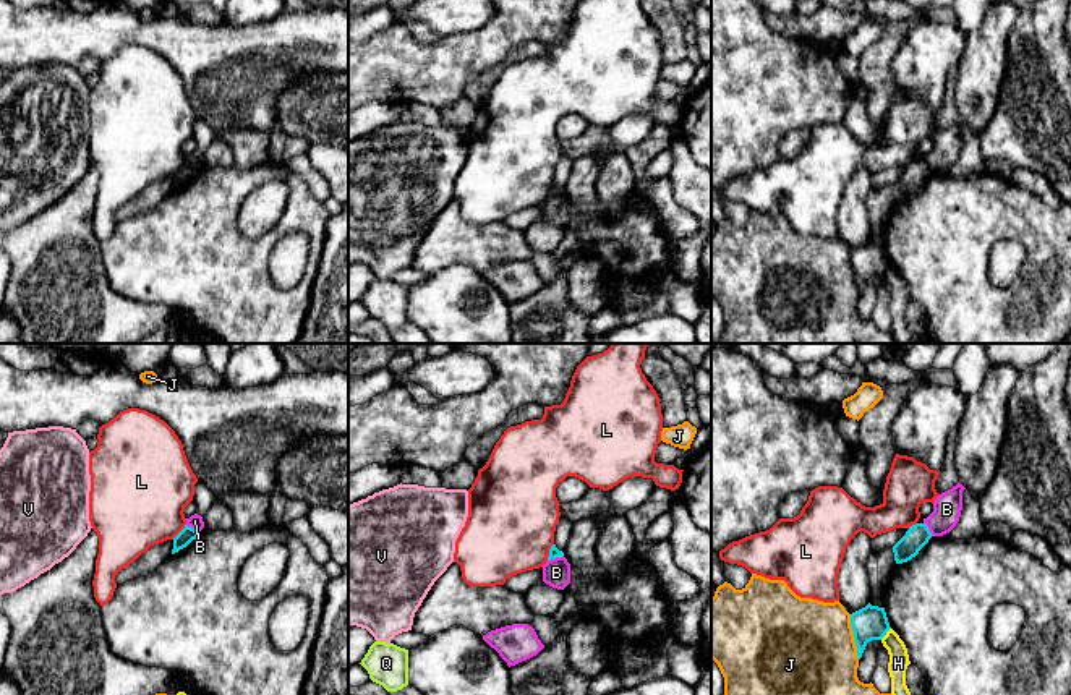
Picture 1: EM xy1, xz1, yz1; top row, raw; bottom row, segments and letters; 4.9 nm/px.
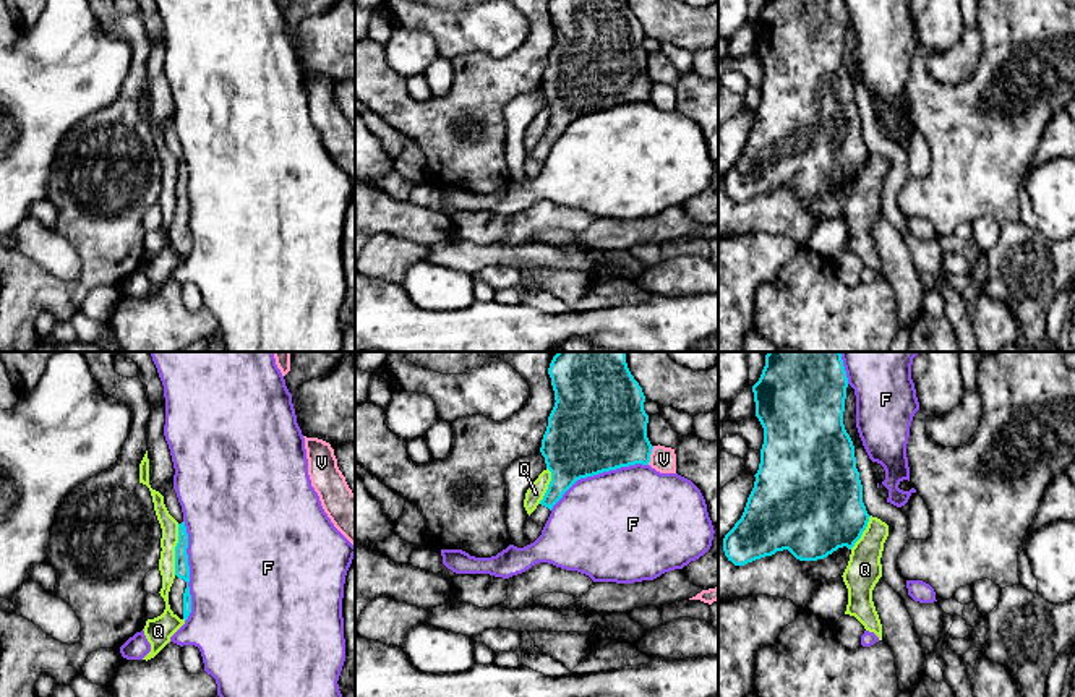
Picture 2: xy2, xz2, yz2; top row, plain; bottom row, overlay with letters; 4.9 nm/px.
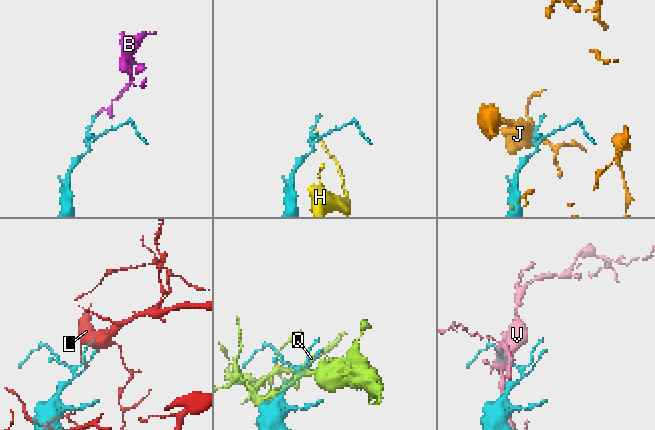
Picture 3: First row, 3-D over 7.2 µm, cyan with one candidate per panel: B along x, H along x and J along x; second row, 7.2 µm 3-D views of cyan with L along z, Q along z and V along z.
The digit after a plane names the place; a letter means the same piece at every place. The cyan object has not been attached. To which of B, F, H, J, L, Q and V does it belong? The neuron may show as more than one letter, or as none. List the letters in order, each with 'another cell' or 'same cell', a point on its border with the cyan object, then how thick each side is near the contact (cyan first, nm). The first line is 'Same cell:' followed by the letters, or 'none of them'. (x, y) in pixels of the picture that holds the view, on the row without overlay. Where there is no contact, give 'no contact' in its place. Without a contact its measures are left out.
Same cell: none of them
B: another cell; contact xy1 (193, 166); calibres 80 and 70 nm
F: another cell; contact xz2 (597, 111); calibres 480 and 500 nm
H: another cell; contact yz1 (885, 271); calibres 170 and 100 nm
J: another cell; contact yz1 (854, 274); calibres 170 and 480 nm
L: another cell; contact xy1 (180, 169); calibres 80 and 440 nm
Q: another cell; contact xy2 (175, 187); calibres 80 and 90 nm
V: another cell; contact xz2 (649, 93); calibres 400 and 130 nm

